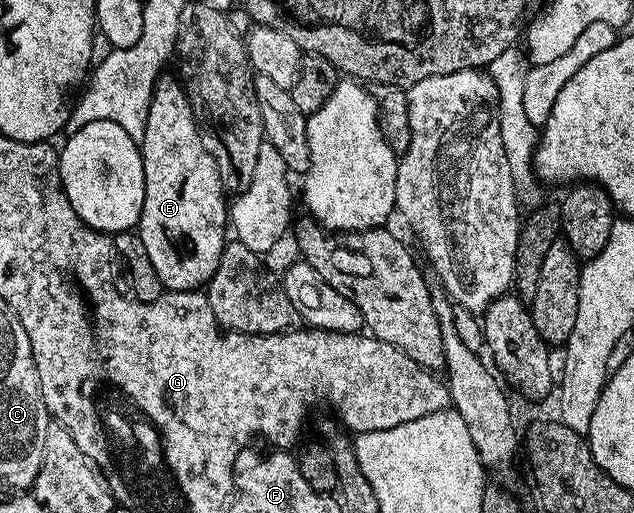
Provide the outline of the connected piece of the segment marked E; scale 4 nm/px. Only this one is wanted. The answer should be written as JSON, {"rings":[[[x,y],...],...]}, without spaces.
{"rings":[[[160,76],[159,81],[155,84],[155,94],[151,96],[149,115],[145,119],[145,135],[141,142],[141,148],[143,150],[143,170],[145,171],[145,203],[139,216],[137,232],[141,243],[145,243],[145,251],[149,251],[149,260],[153,263],[153,268],[157,270],[157,275],[161,275],[161,283],[163,284],[164,290],[199,291],[206,286],[207,282],[211,280],[211,276],[217,271],[217,263],[223,254],[225,238],[229,233],[229,201],[228,198],[223,198],[225,186],[223,180],[219,177],[215,160],[211,158],[211,152],[206,147],[204,134],[200,130],[199,122],[195,119],[195,112],[192,111],[191,104],[187,98],[187,90],[174,76],[172,76],[173,78],[167,76]]]}

